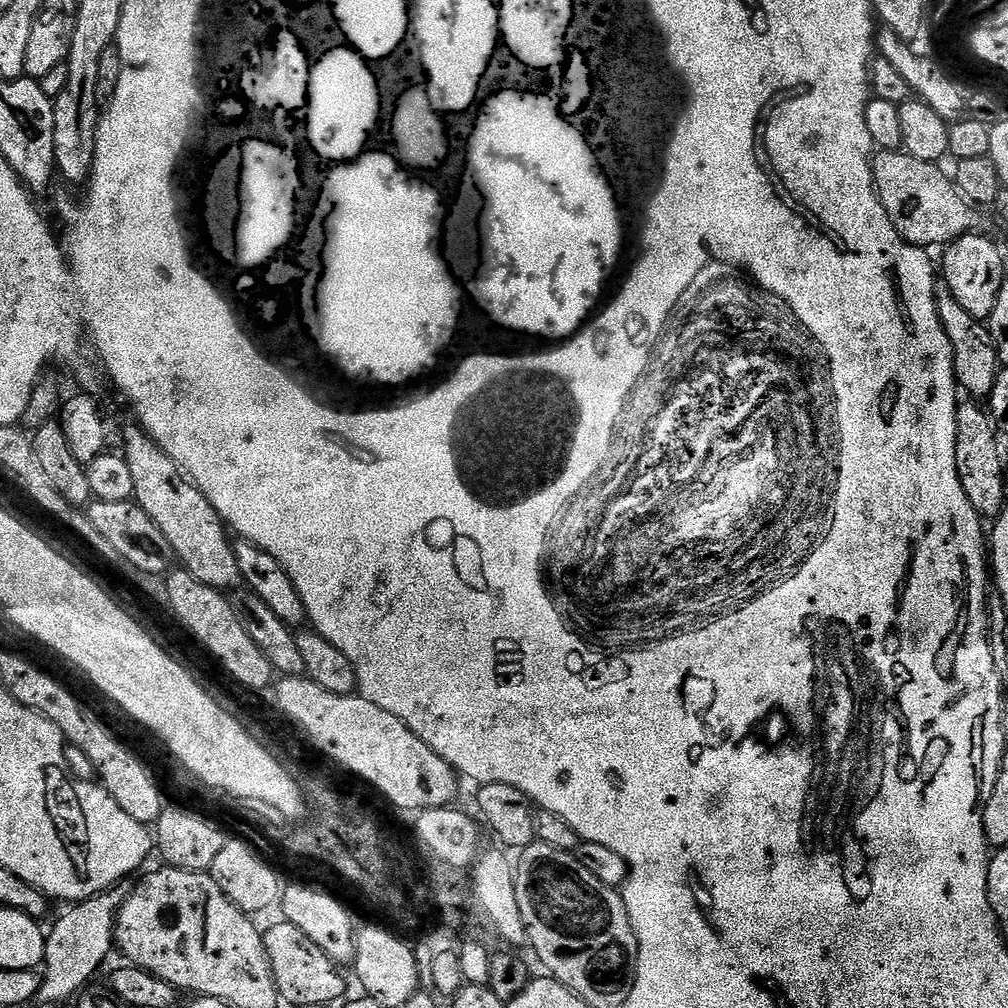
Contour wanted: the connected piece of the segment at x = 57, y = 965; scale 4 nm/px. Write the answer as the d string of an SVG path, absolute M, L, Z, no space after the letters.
M98 895L73 903L69 907L72 909L53 926L52 932L50 928L44 942L39 1003L64 1004L83 993L89 987L88 979L103 966L104 959L114 952L116 917L114 908L104 904L104 899L103 895Z

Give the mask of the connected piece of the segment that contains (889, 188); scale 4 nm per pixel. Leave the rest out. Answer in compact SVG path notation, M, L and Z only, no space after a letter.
M903 150L899 152L880 152L872 160L872 178L876 185L876 192L880 196L880 201L890 218L890 222L894 222L894 226L902 239L911 244L919 244L925 250L931 249L931 244L947 246L952 241L957 240L959 236L973 231L973 209L968 201L957 192L955 183L949 177L947 180L938 169L939 167L936 164L922 162Z

